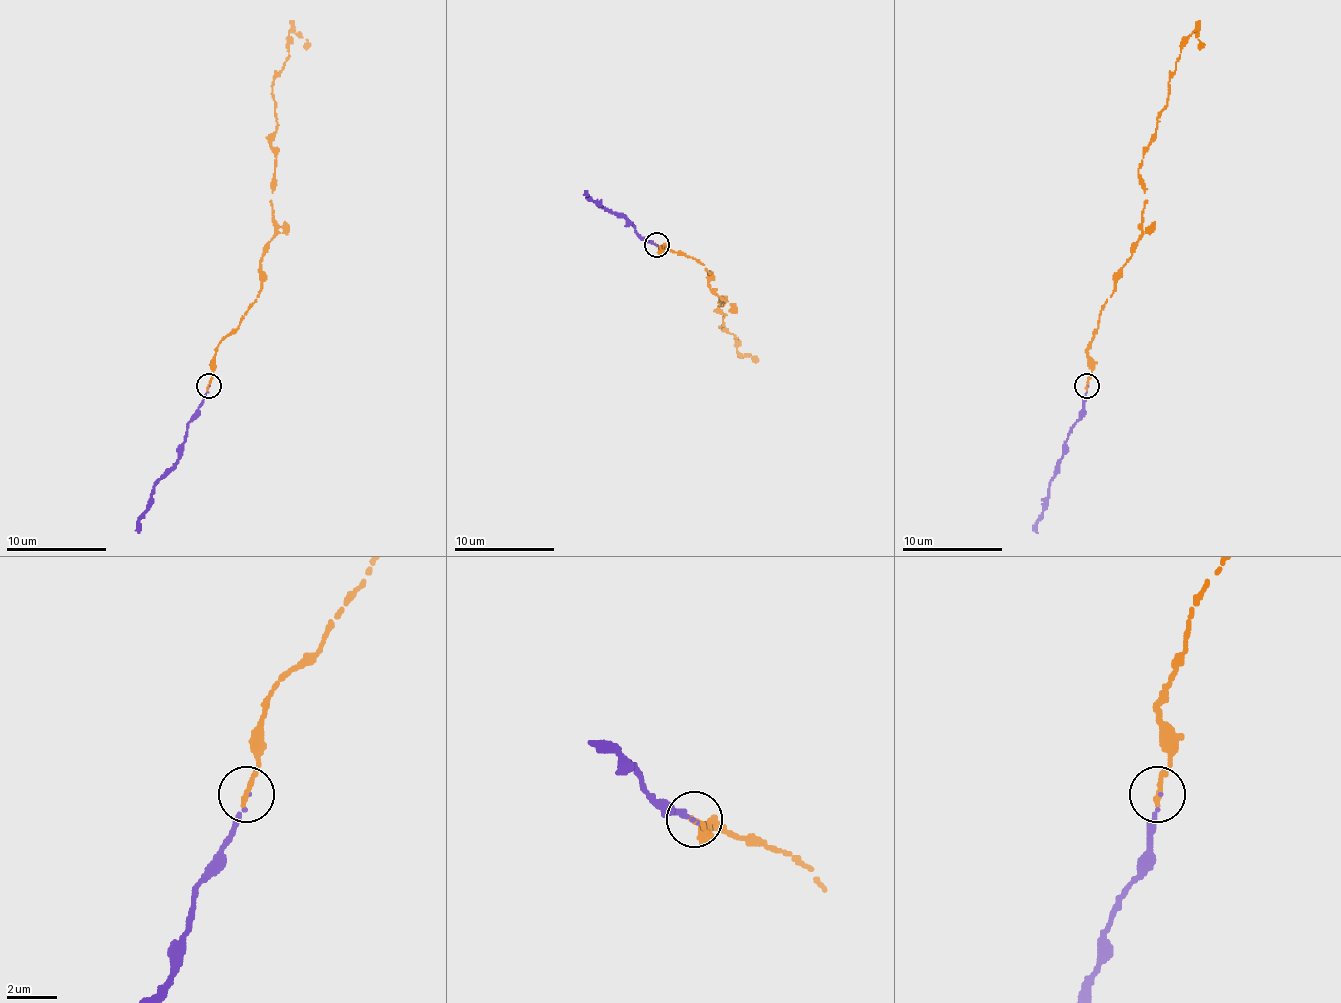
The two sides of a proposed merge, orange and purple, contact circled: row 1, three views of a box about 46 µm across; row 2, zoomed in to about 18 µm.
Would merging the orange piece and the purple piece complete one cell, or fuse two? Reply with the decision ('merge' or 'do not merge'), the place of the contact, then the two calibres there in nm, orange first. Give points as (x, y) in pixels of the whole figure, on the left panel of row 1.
merge; place (208, 386); calibres 240 and 100 nm

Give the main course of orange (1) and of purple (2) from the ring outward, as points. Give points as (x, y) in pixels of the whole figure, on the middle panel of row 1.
1: (657, 245), (694, 258), (709, 273), (719, 303), (722, 295), (719, 325), (737, 338), (740, 353), (755, 358)
2: (657, 245), (647, 243), (624, 218), (617, 218), (586, 195)

